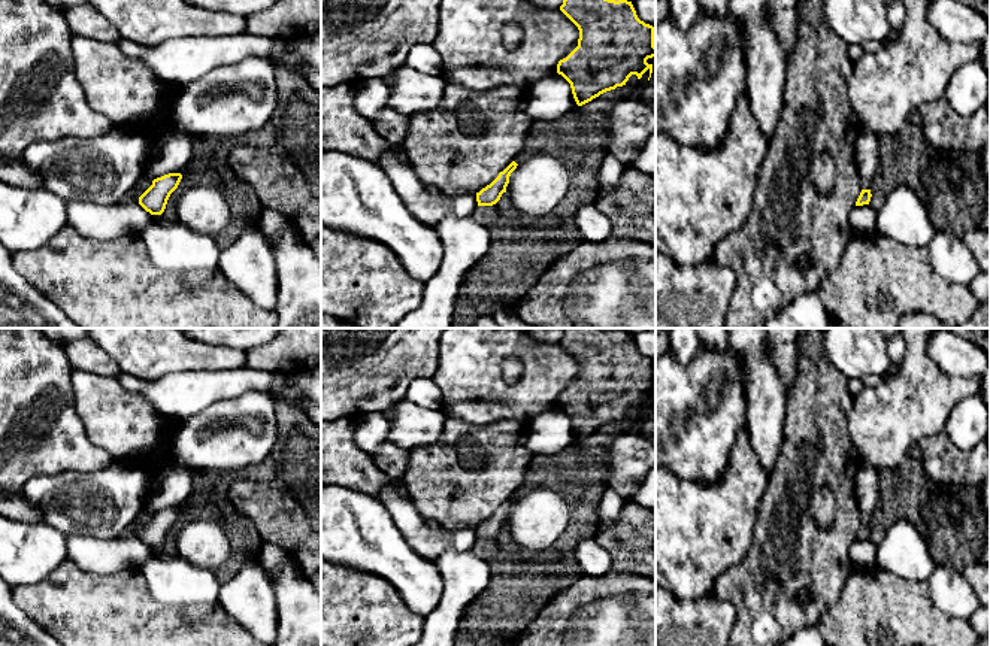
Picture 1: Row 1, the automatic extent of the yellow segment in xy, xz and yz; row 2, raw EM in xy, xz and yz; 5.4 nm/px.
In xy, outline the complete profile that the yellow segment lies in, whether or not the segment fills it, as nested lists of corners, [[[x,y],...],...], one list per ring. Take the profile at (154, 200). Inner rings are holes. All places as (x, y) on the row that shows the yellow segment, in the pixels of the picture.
[[[169,173],[152,181],[152,185],[139,197],[139,204],[151,215],[161,215],[170,194],[178,188],[181,173]]]

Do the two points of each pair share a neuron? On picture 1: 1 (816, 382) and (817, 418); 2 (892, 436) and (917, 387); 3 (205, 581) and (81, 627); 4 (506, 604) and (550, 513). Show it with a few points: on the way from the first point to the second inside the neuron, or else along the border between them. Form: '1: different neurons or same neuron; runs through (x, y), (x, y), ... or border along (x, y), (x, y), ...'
1: same neuron; runs through (816, 391), (816, 409)
2: same neuron; runs through (892, 424), (914, 399)
3: different neurons; border along (141, 570), (150, 593), (159, 601), (190, 606)
4: same neuron; runs through (511, 582), (511, 552), (527, 536)

